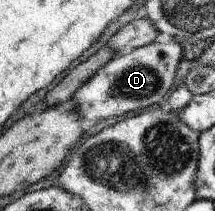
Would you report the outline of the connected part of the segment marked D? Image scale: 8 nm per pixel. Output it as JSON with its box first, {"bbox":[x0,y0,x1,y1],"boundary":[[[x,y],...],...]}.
{"bbox":[71,40,183,121],"boundary":[[[170,40],[152,42],[129,54],[116,56],[76,90],[71,102],[77,106],[82,119],[100,121],[159,105],[172,89],[183,50],[183,44]]]}

